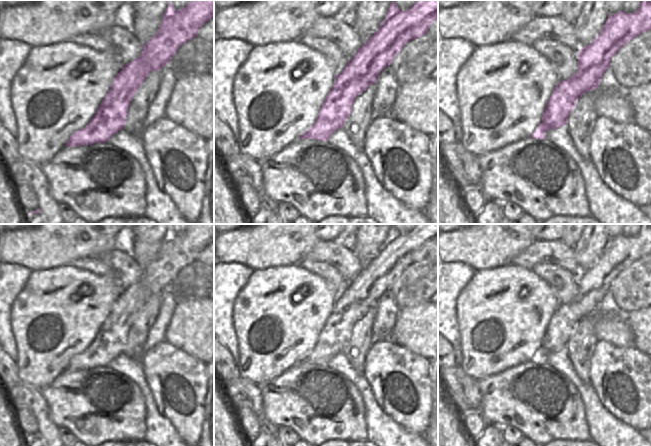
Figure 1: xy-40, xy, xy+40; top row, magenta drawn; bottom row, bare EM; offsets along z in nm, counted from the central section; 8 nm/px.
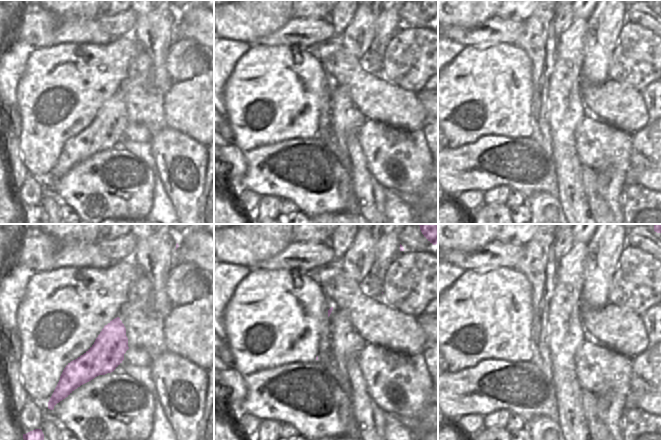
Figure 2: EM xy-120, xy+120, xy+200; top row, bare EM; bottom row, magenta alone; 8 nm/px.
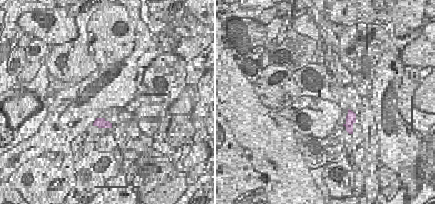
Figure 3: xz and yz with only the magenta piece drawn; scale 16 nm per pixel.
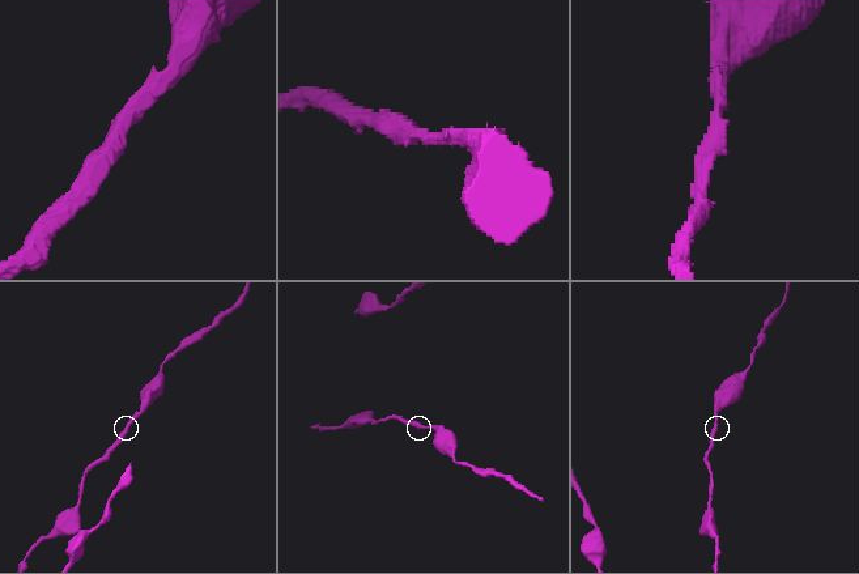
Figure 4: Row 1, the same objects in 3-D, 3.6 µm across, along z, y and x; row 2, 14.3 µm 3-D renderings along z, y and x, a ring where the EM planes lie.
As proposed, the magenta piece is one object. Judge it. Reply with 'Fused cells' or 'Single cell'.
Single cell.

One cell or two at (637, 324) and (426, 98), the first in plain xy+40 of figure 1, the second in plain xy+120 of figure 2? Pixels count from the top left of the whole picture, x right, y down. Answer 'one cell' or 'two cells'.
one cell

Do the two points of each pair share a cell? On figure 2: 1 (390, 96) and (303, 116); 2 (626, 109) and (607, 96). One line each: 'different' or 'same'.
1: different
2: same

